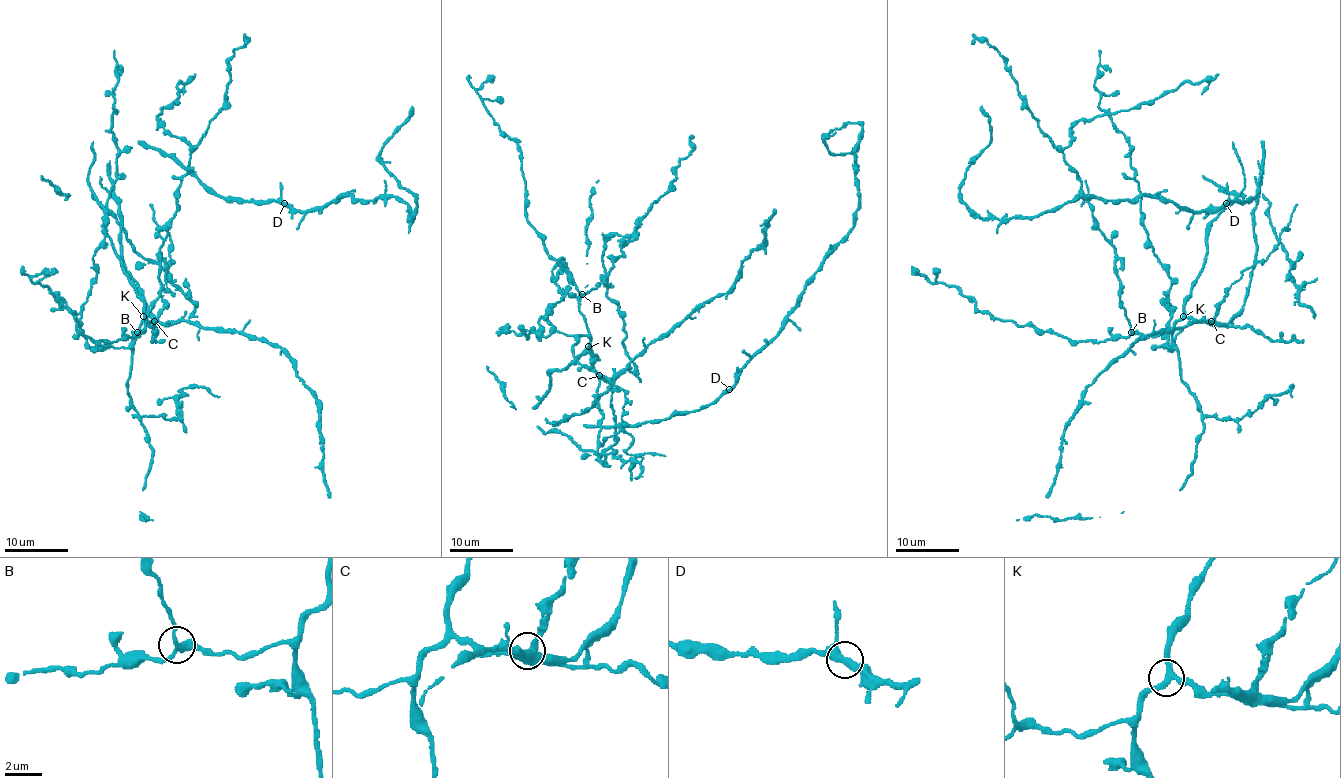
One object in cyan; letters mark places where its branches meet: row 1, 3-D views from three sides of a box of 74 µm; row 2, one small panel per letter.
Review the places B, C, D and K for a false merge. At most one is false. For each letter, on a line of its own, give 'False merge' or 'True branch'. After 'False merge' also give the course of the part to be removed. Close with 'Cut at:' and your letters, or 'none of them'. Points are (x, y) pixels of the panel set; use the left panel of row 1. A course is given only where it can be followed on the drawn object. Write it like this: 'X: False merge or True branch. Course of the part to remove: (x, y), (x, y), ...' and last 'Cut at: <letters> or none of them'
B: True branch
C: True branch
D: True branch
K: True branch
Cut at: none of them

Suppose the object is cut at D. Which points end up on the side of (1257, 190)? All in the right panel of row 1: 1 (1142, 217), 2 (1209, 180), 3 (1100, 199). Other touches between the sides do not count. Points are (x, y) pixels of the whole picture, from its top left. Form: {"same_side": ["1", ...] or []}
{"same_side": ["1", "2"]}

